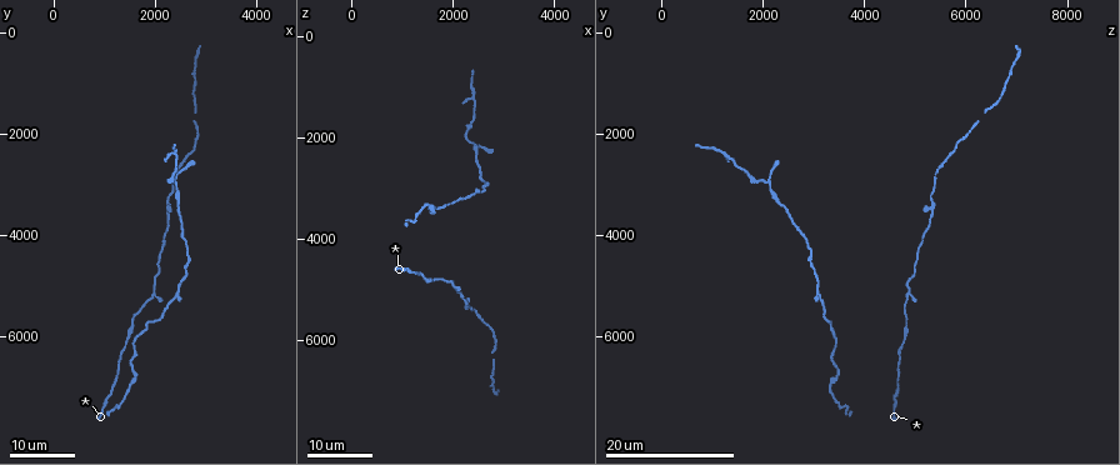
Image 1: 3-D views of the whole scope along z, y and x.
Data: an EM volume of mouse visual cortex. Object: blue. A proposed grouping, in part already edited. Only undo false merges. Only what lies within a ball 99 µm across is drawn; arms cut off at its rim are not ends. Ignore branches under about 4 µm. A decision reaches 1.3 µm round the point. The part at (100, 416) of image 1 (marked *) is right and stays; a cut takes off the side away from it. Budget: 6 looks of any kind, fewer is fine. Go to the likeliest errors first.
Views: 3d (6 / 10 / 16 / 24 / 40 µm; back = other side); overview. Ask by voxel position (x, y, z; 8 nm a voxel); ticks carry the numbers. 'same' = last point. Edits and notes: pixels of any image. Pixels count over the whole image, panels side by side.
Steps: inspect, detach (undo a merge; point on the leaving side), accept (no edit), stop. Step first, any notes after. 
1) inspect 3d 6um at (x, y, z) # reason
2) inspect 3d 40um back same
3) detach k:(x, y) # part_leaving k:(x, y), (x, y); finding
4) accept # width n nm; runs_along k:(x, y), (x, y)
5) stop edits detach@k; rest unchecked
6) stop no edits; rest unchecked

inspect 3d 16um at (2350, 2950, 2050) # three arms meet

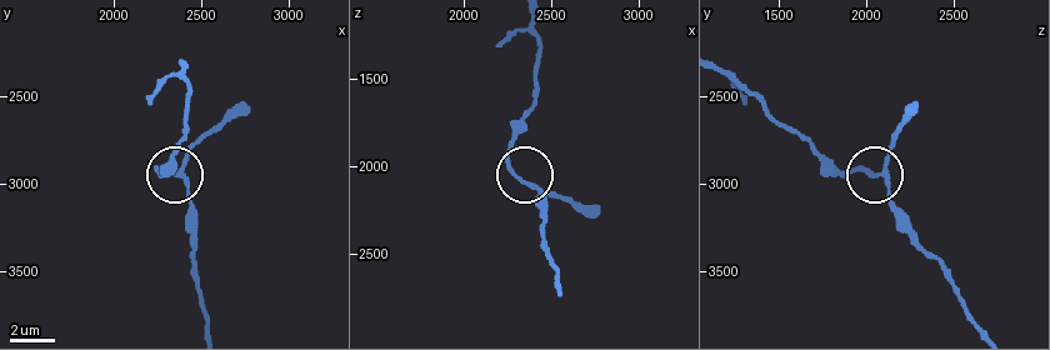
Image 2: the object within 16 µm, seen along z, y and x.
inspect 3d 6um at (2360, 2920, 2080)

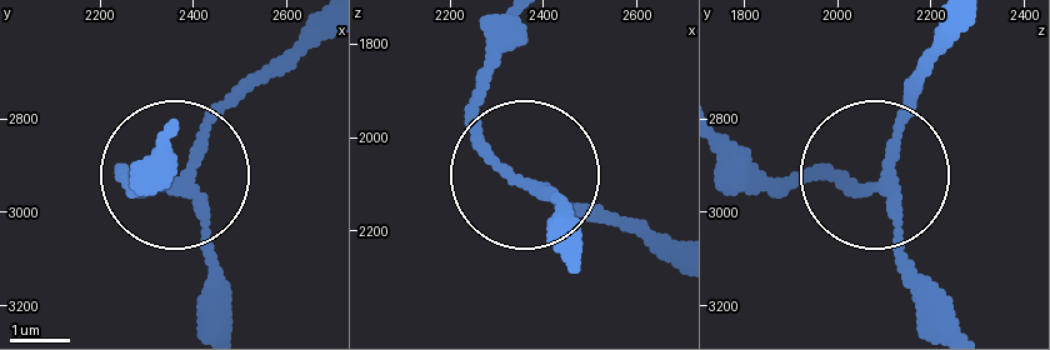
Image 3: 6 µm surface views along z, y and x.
accept # side_arm 5 um; runs_along 3:(959, 318), (894, 228), (889, 153), (919, 69); one neuron here

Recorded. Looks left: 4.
inspect 3d 24um at (1550, 6700, 3500) # sudden change in width

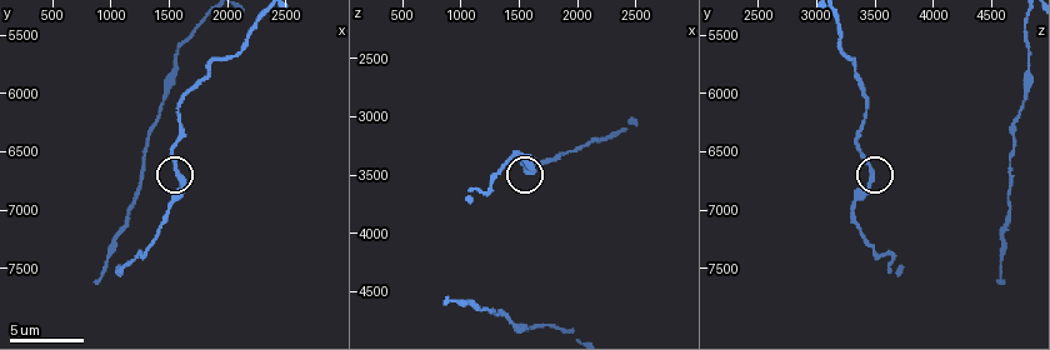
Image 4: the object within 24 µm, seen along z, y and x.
inspect 3d 6um at (1600, 6740, 3480)

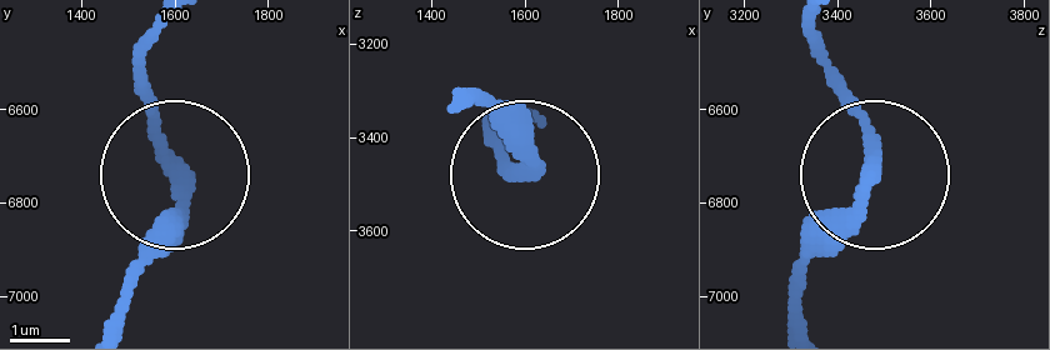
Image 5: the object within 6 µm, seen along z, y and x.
accept # one neuron here

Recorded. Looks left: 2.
inspect 3d 16um at (2200, 3650, 5350) # sudden change in width

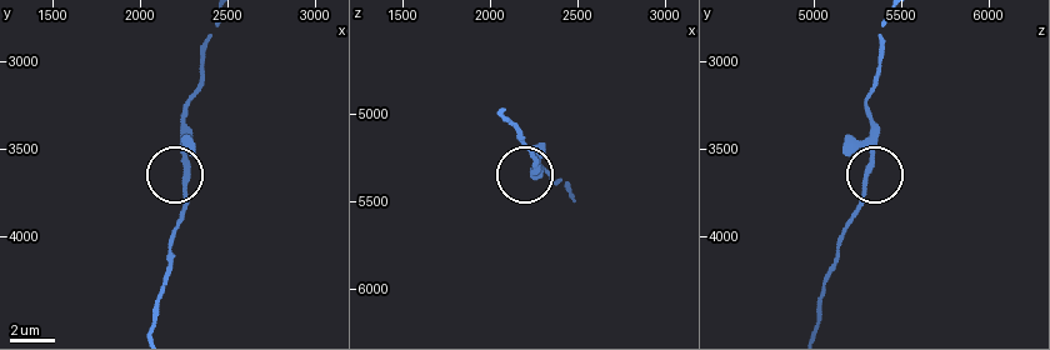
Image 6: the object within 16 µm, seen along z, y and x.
inspect 3d 10um at (2260, 3640, 5300) # zoom in

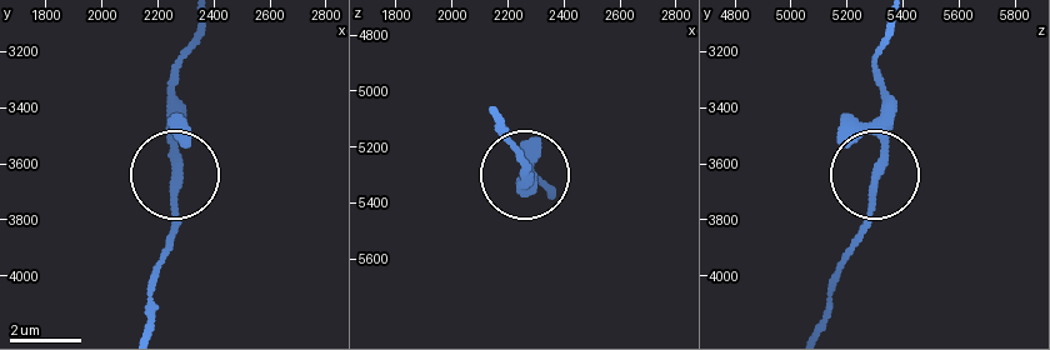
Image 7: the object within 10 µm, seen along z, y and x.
accept # width 220 nm; one neuron here

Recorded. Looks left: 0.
stop no edits; rest unchecked

